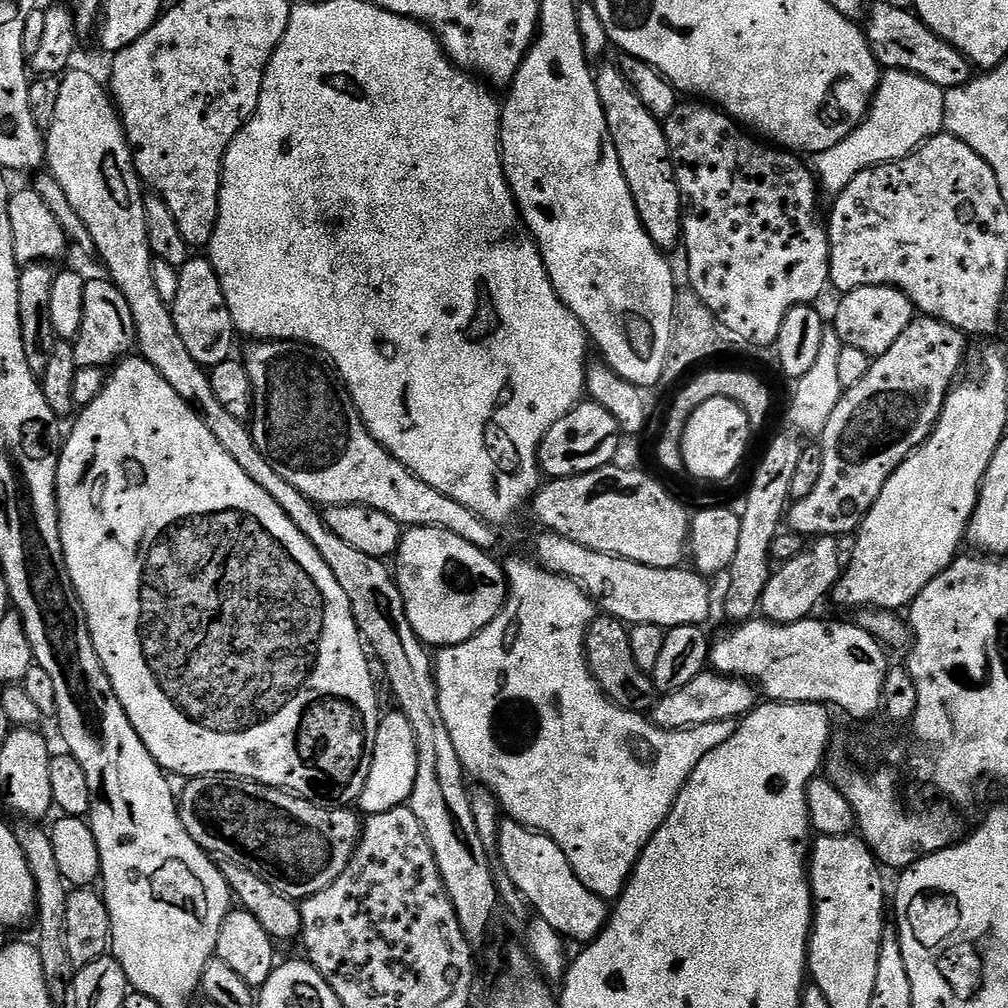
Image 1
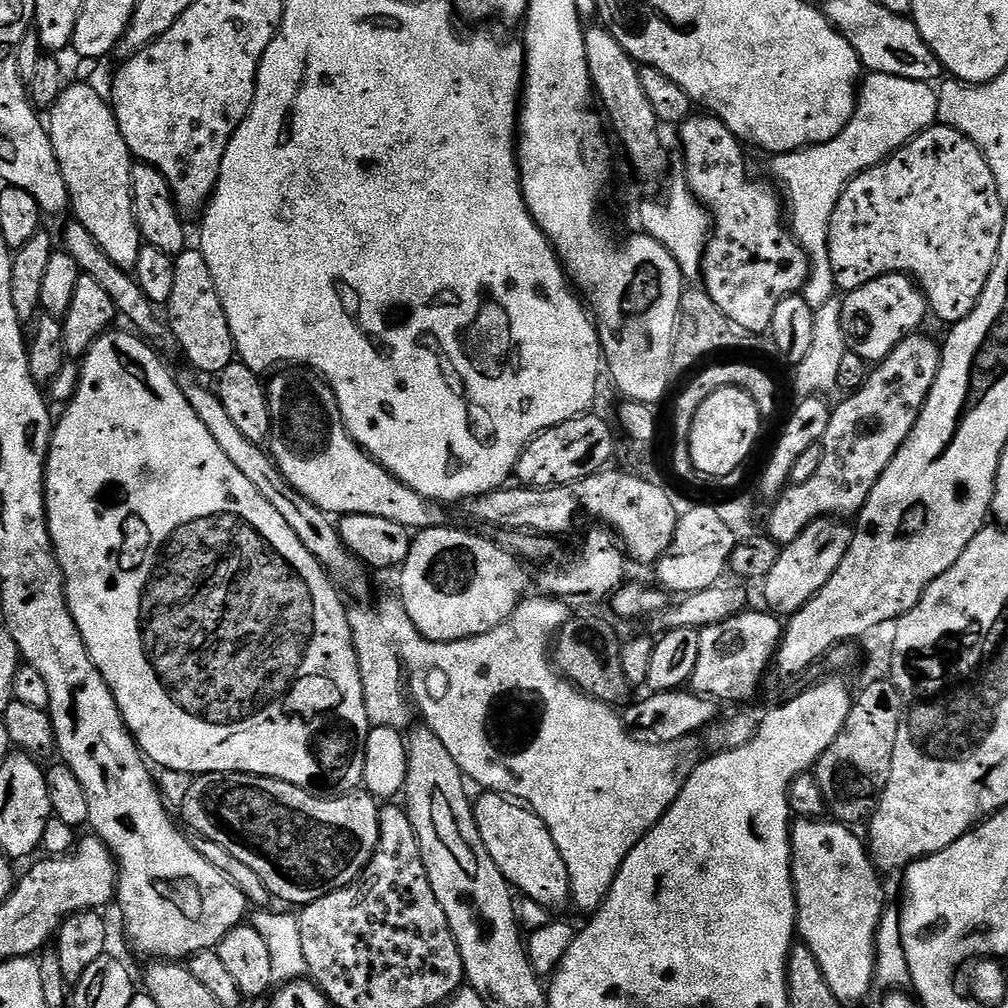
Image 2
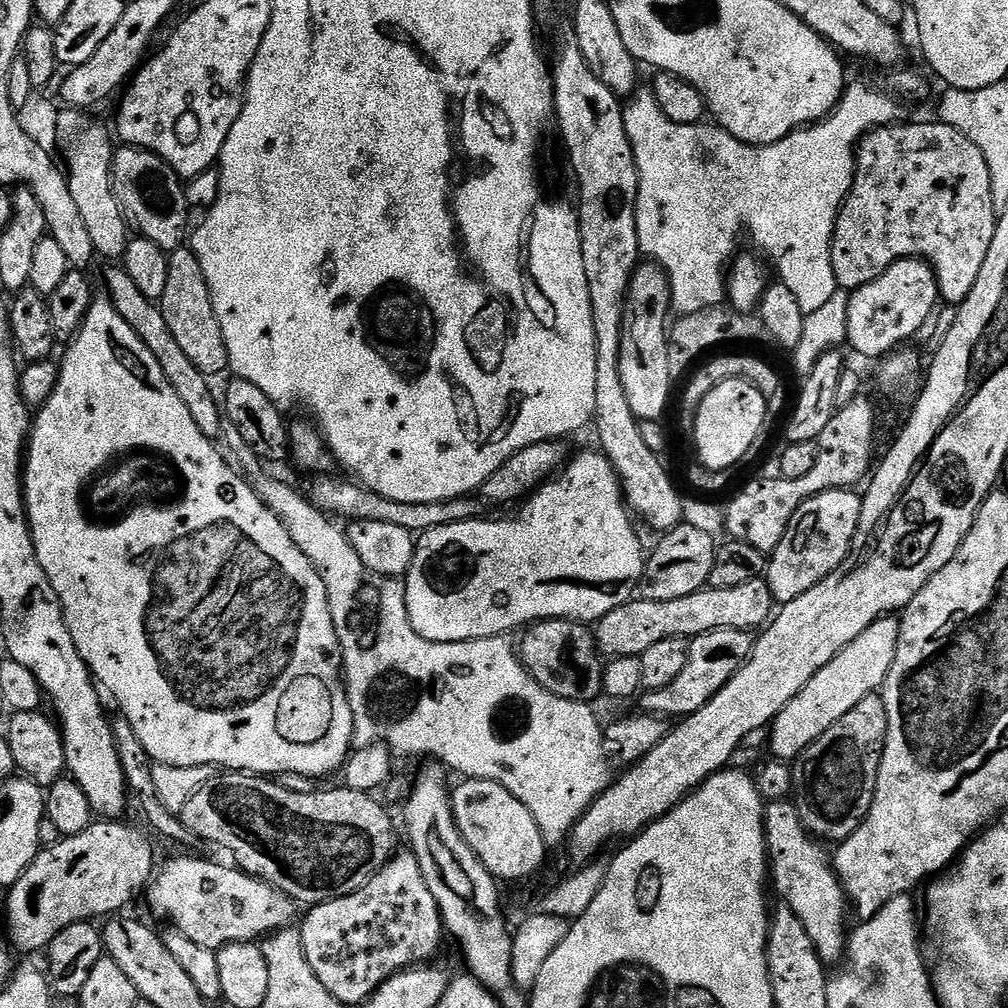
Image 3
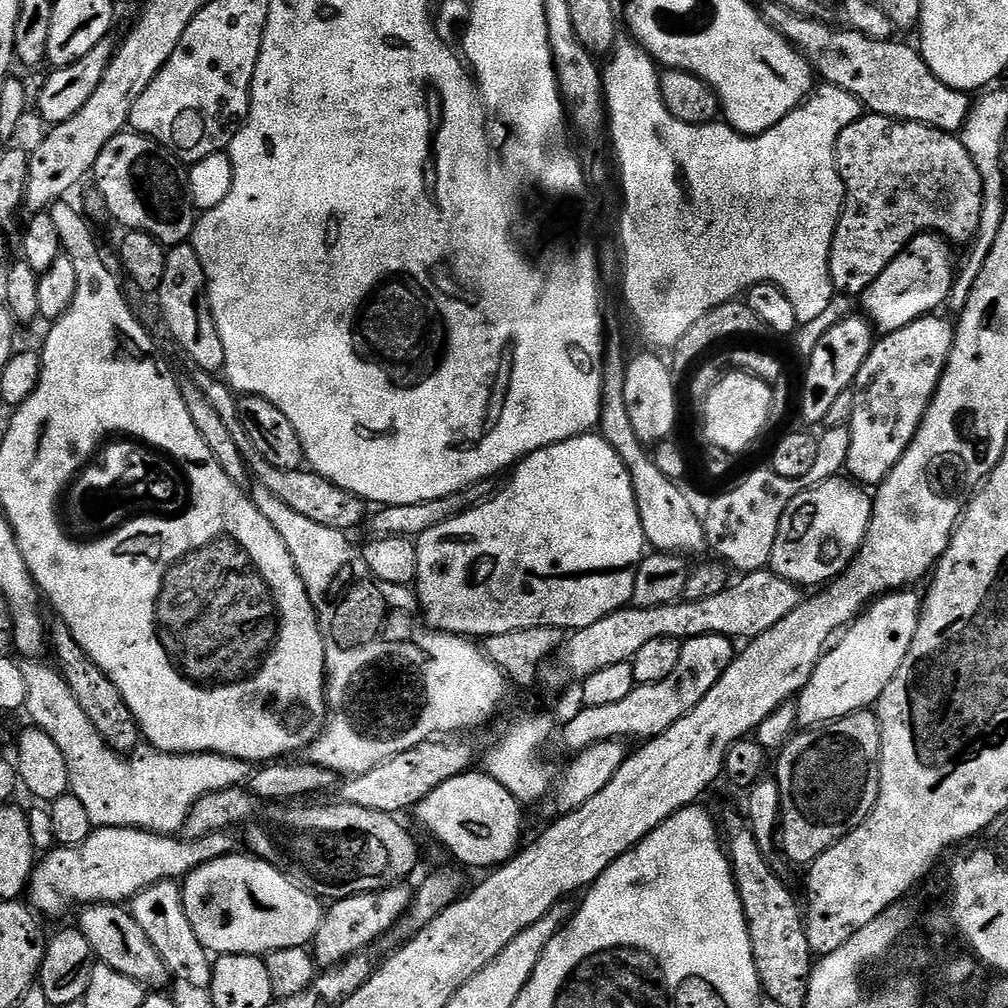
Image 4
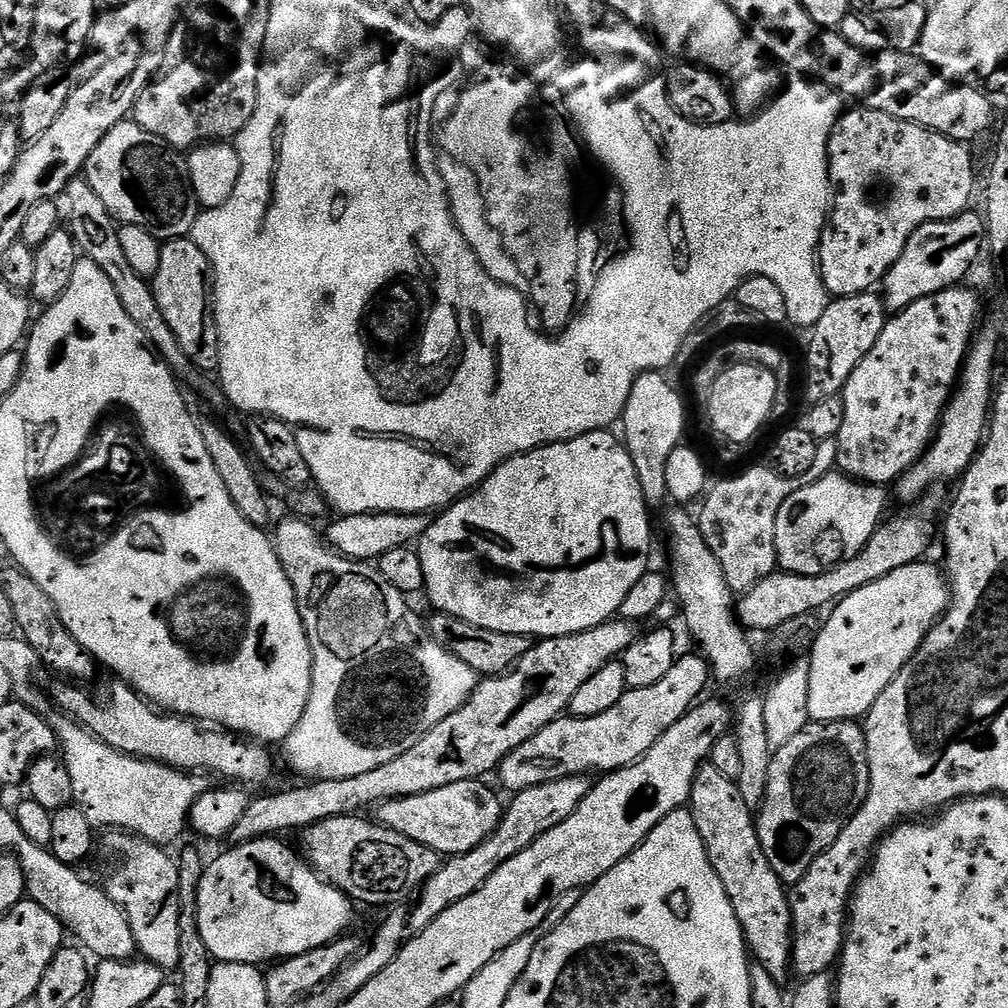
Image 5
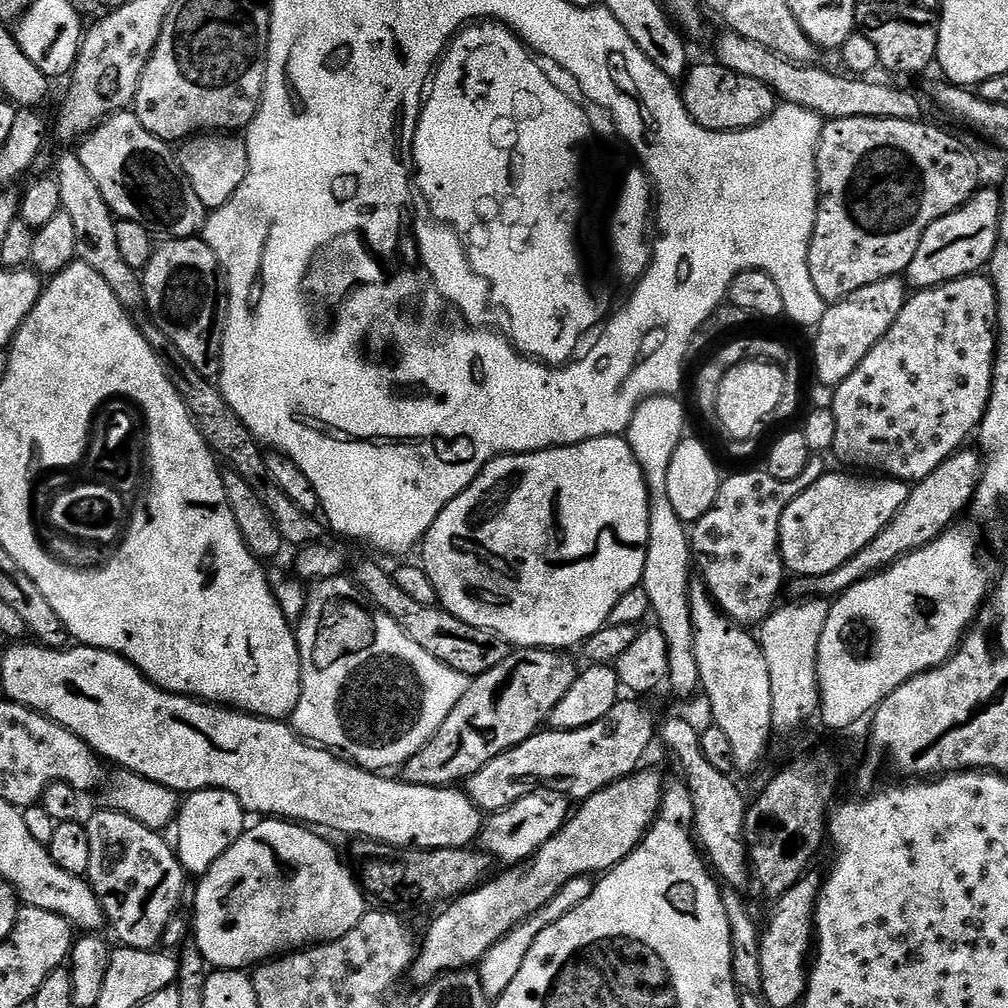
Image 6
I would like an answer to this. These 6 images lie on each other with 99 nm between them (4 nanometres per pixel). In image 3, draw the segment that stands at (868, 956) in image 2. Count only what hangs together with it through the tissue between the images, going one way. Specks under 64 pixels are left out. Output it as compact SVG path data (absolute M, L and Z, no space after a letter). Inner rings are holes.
M788 800L771 801L764 809L764 843L768 846L770 880L776 883L776 892L783 903L794 910L798 922L806 926L810 942L818 950L825 965L832 966L846 952L846 937L850 923L844 917L846 897L844 887L836 877L830 852L817 837L811 835L796 813L795 803Z

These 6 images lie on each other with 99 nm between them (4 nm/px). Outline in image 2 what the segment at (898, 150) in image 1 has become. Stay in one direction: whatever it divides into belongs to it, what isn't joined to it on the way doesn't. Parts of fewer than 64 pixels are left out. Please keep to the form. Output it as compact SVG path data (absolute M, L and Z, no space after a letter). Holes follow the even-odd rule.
M877 72L865 75L858 88L856 109L850 122L842 130L842 134L838 134L830 142L800 148L796 152L779 153L773 159L776 161L772 164L772 172L776 175L774 180L782 193L783 203L786 205L787 223L792 229L792 235L808 256L810 271L802 295L813 310L824 306L838 292L828 253L830 218L834 214L834 206L838 206L838 198L842 198L846 186L854 177L862 174L867 168L872 168L875 164L881 164L886 157L897 152L902 145L910 143L915 136L922 134L937 123L938 98L936 94L937 89L926 82L914 82L910 78L898 78Z

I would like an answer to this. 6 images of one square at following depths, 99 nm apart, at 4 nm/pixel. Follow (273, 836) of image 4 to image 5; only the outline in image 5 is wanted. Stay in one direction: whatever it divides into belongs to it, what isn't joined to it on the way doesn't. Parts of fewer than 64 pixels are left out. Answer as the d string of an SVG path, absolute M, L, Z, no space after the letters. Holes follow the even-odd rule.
M360 814L335 816L303 829L303 855L328 883L335 886L339 892L344 892L353 902L365 900L368 904L388 904L387 906L404 902L400 900L419 893L424 887L424 882L441 868L442 857L439 852L423 848L418 842L406 838L406 834L398 834L375 819L363 820L364 818Z

